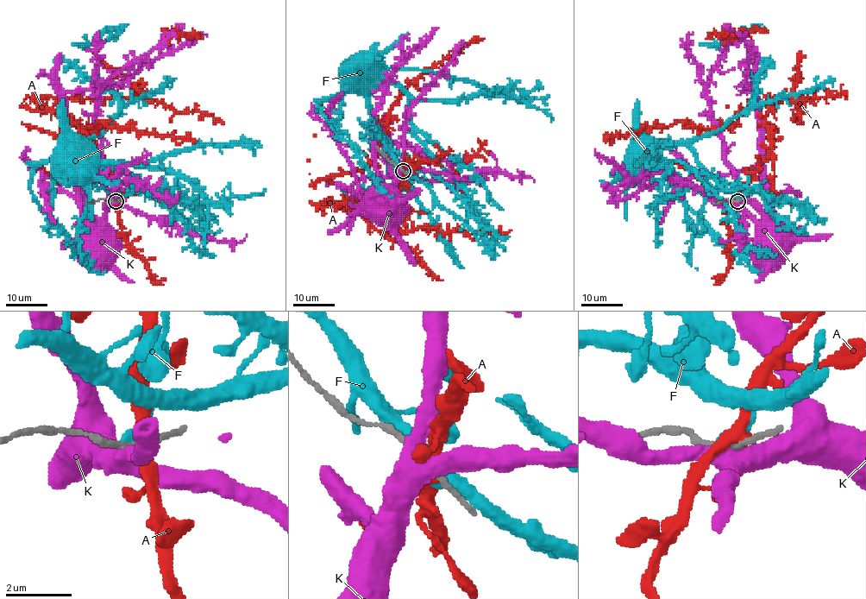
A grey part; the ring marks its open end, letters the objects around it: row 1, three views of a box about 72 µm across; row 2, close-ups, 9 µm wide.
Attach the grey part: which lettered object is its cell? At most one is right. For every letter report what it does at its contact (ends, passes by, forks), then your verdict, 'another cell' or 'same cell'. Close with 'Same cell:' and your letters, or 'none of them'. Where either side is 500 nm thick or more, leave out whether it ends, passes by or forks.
A: it passes by; same cell
F: it ends there; another cell
K: it forks there; another cell
Same cell: A

